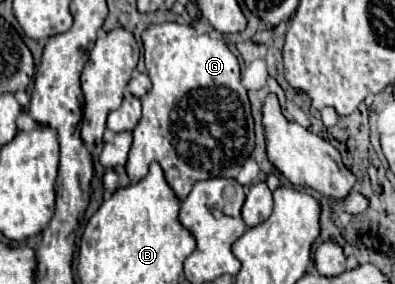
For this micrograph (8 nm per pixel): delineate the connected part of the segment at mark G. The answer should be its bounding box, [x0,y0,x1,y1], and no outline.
[127,23,255,199]

